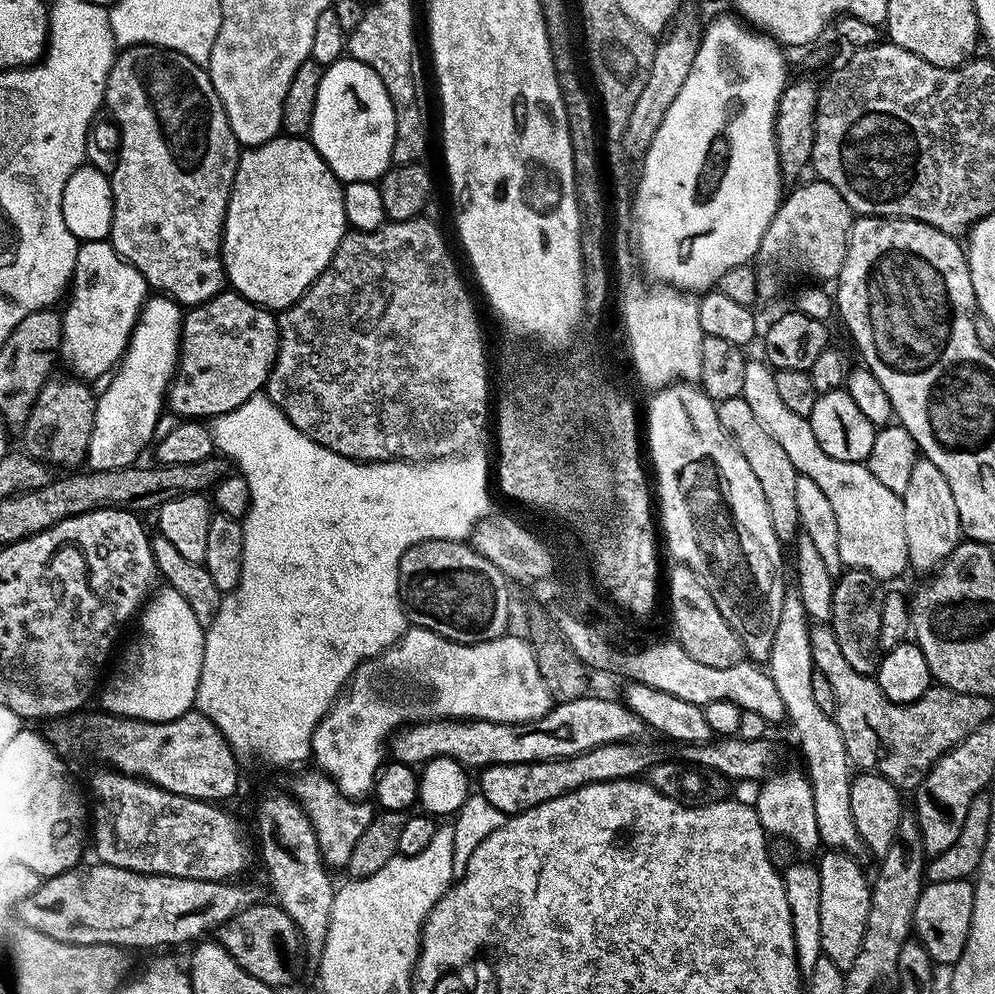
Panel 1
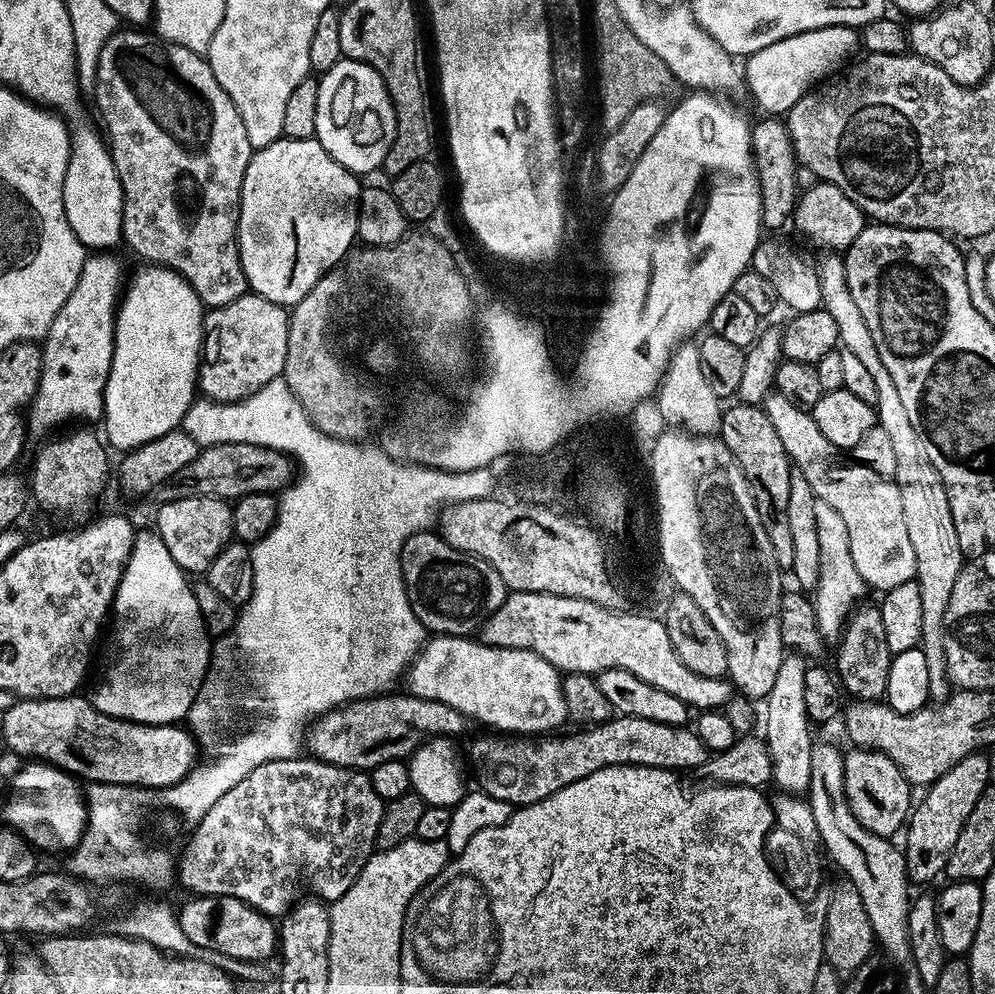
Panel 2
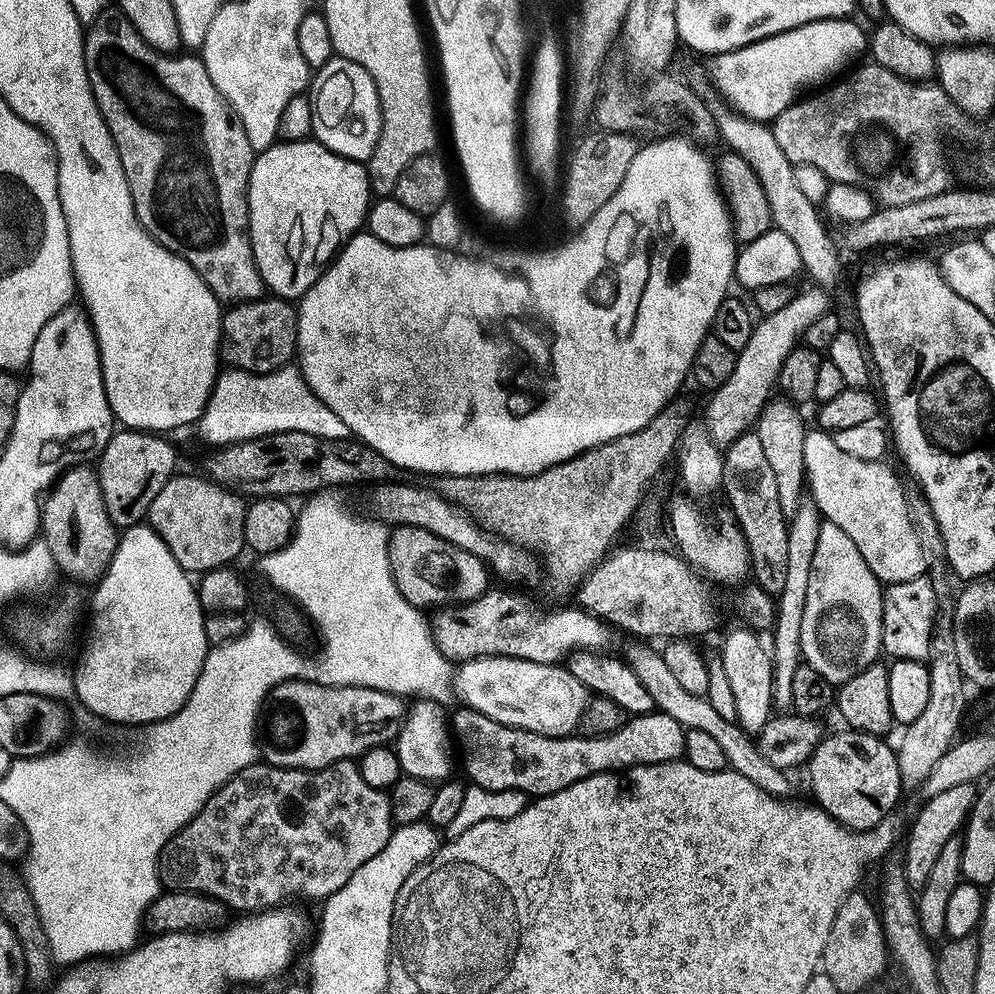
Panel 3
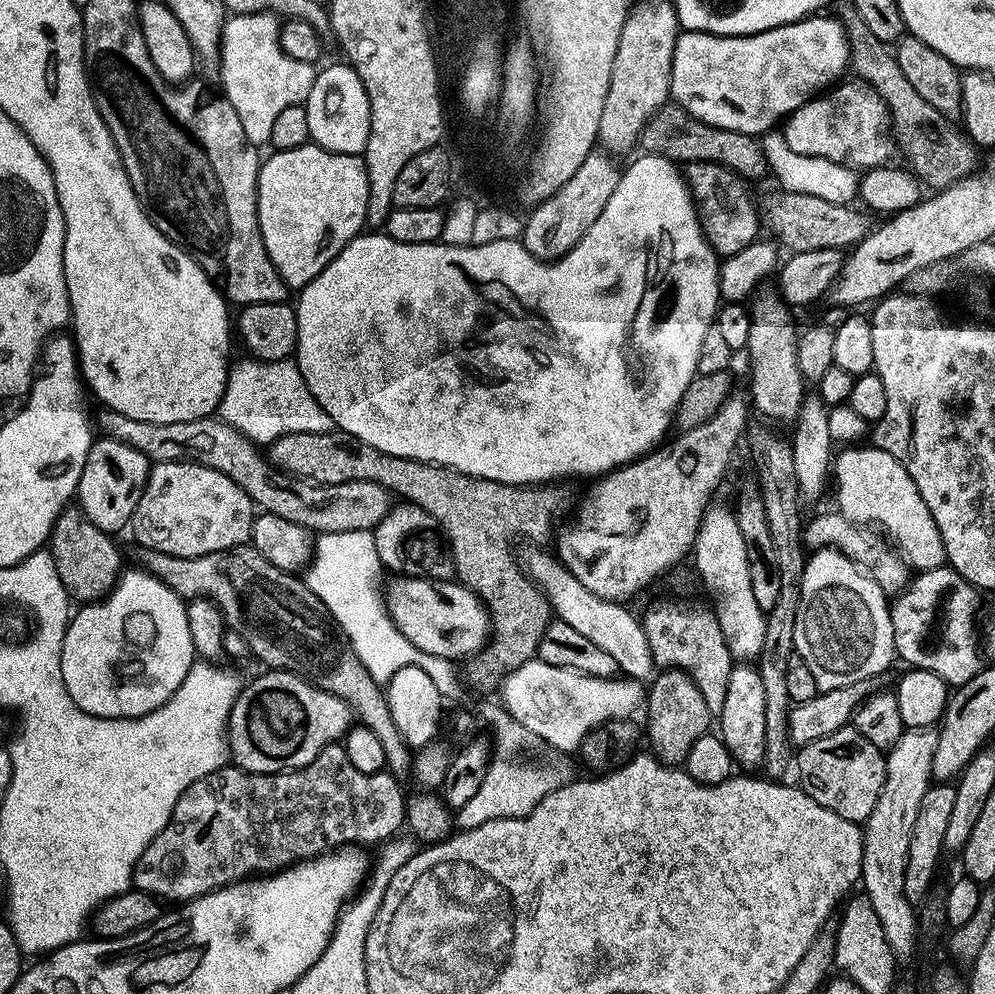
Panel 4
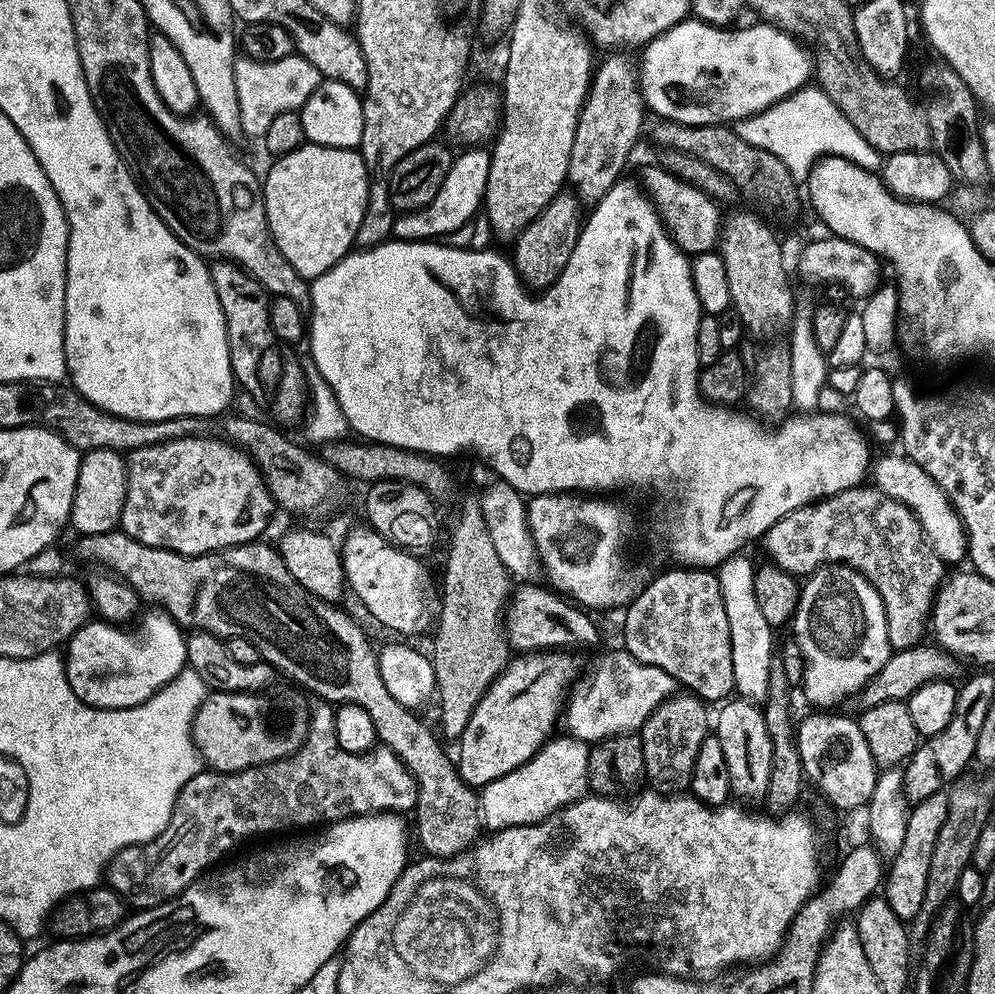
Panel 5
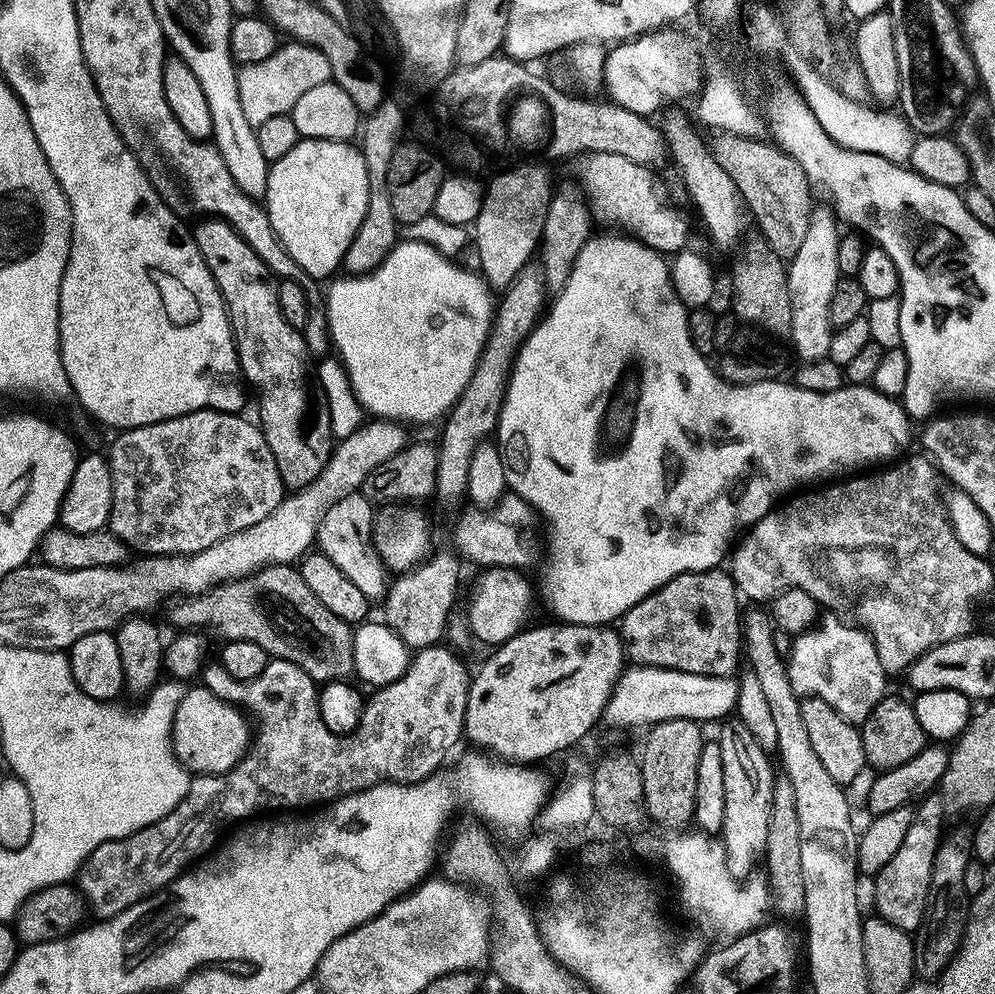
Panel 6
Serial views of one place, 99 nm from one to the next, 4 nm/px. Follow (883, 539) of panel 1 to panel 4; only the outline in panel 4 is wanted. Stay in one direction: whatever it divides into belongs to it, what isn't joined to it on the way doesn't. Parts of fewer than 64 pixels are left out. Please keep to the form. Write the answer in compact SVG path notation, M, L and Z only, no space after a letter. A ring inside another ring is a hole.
M864 446L864 456L844 456L844 460L839 461L852 468L852 472L840 472L840 464L832 464L836 506L848 520L859 524L877 521L894 538L901 559L917 571L934 569L945 563L947 556L937 523L918 493L917 484L896 456L884 448Z

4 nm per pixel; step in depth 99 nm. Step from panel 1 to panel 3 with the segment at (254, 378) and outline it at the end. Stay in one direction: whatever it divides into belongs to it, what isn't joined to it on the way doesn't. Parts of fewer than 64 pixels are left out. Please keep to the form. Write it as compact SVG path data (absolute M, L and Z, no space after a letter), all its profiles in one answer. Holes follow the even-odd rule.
M261 298L248 300L244 304L233 304L223 313L220 322L219 355L224 355L225 365L239 368L241 372L273 372L276 368L283 368L288 360L297 355L296 350L296 317L297 309L292 308L284 298Z

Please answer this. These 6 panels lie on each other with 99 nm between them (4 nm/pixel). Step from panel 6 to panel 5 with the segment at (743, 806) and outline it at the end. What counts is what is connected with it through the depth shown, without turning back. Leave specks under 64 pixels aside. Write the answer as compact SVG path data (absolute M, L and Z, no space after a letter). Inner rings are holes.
M732 698L719 705L720 713L714 716L714 735L722 742L722 751L726 754L726 767L730 770L730 786L738 797L758 801L767 794L770 783L772 746L770 734L767 732L764 714L759 703L743 698Z

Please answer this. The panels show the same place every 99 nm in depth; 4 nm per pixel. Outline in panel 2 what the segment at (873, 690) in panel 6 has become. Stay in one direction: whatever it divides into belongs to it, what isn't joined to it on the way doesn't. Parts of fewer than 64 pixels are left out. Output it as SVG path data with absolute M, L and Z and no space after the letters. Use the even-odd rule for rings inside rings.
M819 499L814 509L821 566L818 567L818 582L812 605L816 611L820 632L826 638L832 638L832 636L836 638L843 633L844 625L858 602L865 599L866 585L862 575L858 574L857 567L854 566L854 559L851 558L850 539L841 515L827 502Z

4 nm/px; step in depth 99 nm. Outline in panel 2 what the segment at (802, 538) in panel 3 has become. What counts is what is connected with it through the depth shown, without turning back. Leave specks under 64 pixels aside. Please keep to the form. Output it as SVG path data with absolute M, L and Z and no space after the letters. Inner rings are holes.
M799 654L785 655L782 666L778 666L778 678L774 678L774 686L770 686L770 694L763 705L765 708L762 708L762 736L768 745L768 757L772 759L772 780L784 794L807 793L810 782L814 739L808 730L810 721L803 699L803 684L806 682L808 667L805 657Z

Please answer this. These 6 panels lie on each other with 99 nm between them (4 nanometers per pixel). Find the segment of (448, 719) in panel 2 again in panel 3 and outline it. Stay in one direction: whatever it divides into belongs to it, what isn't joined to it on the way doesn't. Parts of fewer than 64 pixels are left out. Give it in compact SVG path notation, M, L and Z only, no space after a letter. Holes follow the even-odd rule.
M287 680L270 693L277 712L263 717L258 752L273 768L317 772L340 760L355 761L370 750L391 745L406 715L406 704L393 692L366 686L315 684L313 680Z

